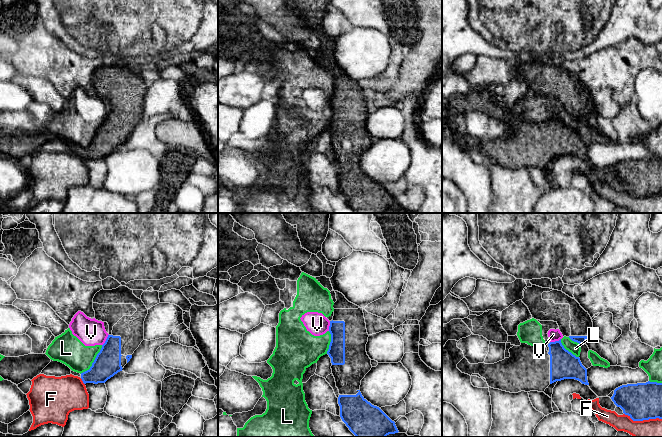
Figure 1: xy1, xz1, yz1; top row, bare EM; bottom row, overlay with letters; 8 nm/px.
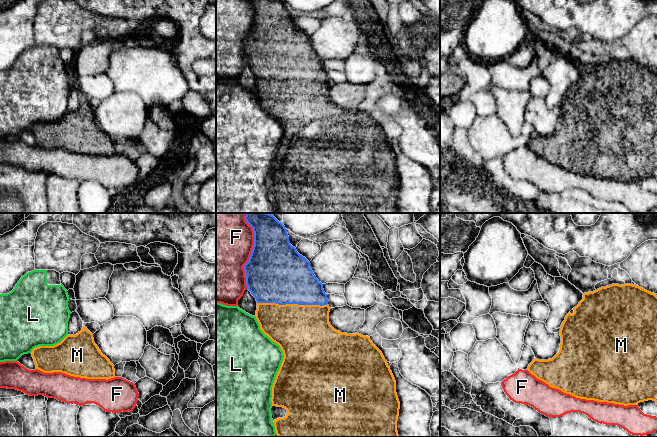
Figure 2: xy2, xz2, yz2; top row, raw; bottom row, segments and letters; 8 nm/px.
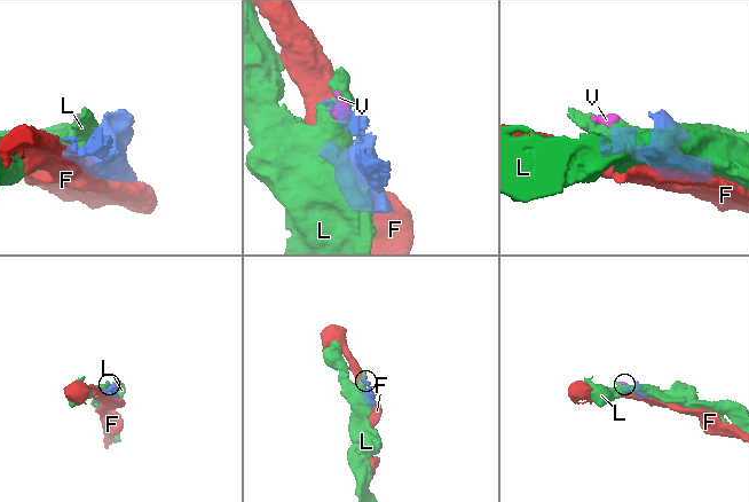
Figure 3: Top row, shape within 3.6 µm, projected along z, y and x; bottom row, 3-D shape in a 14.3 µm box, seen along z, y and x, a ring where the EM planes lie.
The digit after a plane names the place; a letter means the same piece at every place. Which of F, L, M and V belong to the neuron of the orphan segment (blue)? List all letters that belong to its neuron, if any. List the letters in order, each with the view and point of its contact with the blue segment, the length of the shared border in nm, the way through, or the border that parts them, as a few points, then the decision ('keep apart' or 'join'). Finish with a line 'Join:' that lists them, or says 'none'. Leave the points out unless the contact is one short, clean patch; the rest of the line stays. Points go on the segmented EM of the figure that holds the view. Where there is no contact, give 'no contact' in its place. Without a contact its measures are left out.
F: contact xz2 (252, 251); length 600 nm; keep apart
L: contact xy1 (94, 361); length 300 nm; keep apart
M: contact xz2 (292, 303); length 550 nm; join
V: contact xy1 (106, 340); length 110 nm; border xy1 (108, 334), (102, 345); keep apart
Join: M

